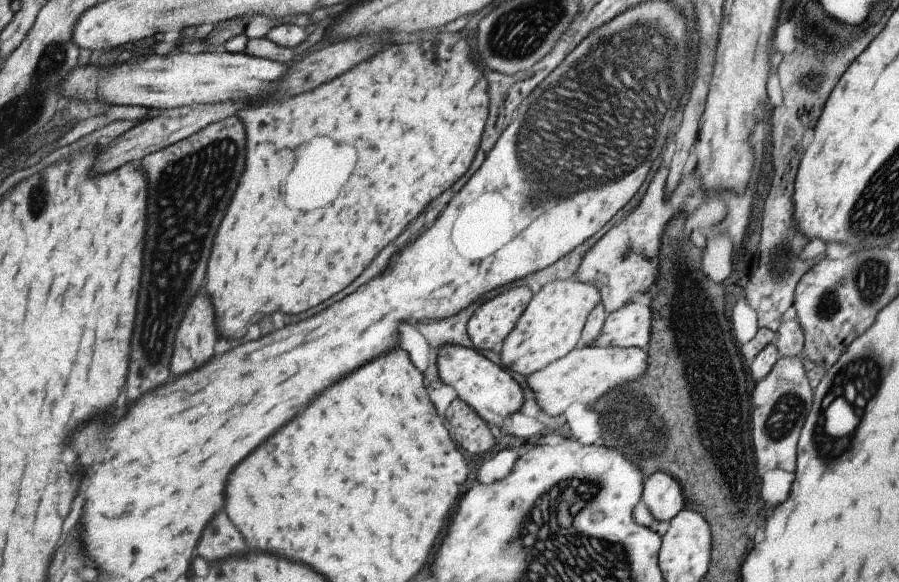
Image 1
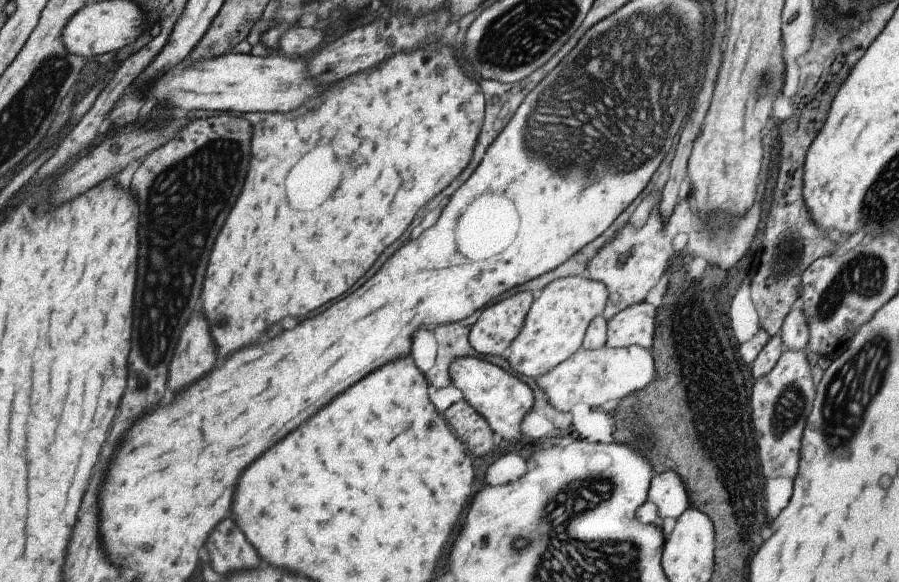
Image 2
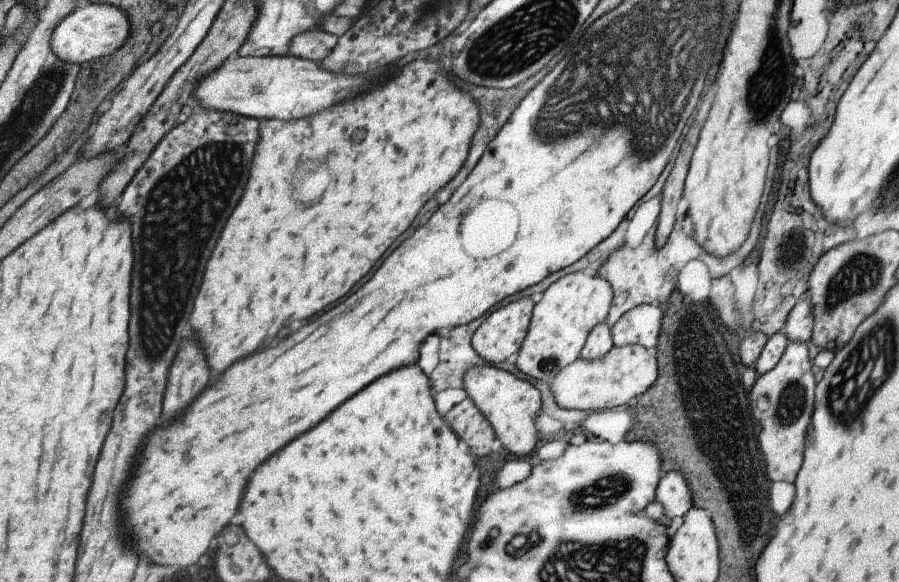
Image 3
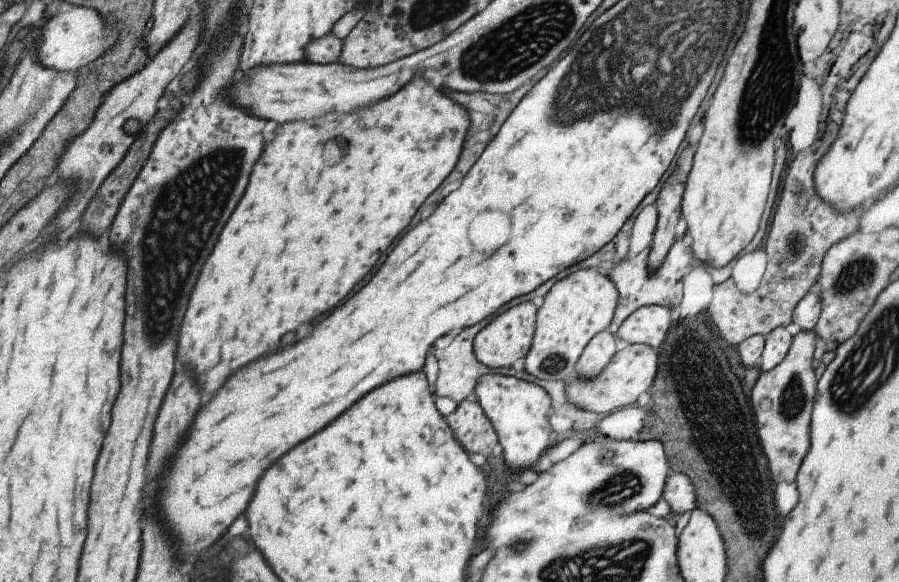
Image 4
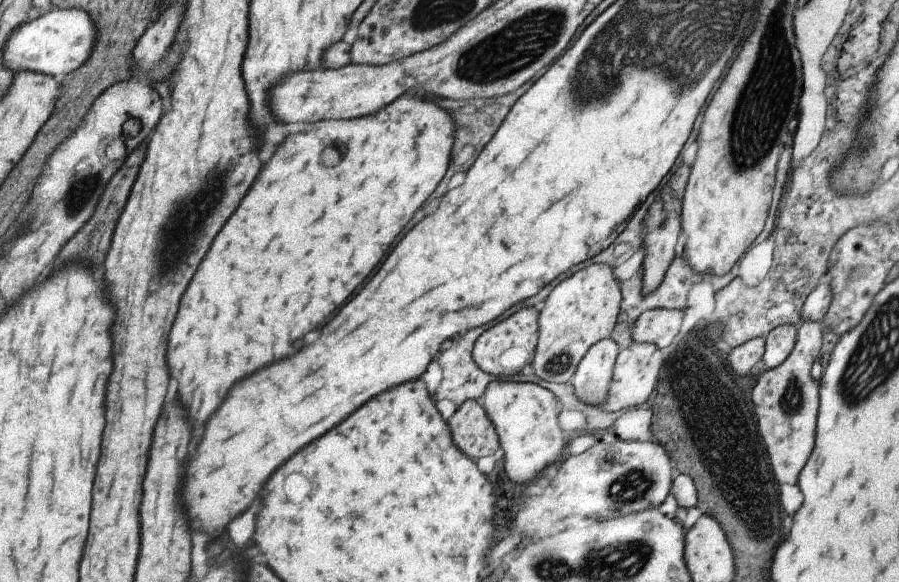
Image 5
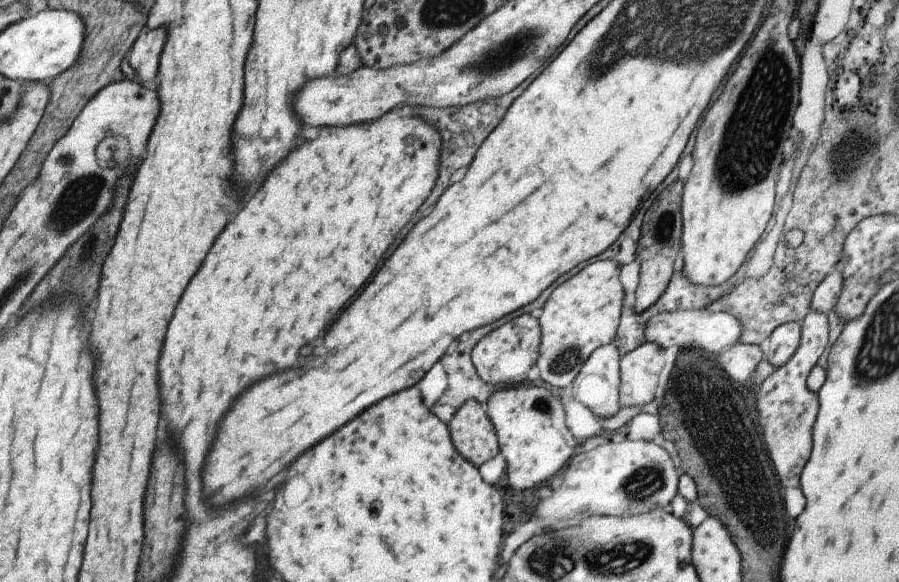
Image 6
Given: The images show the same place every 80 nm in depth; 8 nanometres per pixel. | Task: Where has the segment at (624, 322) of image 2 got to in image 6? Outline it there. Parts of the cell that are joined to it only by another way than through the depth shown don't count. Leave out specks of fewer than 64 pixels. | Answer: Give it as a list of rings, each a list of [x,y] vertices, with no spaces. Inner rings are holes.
[[[684,310],[684,311],[665,311],[657,314],[648,314],[645,319],[643,337],[647,343],[658,344],[662,349],[667,348],[668,346],[673,346],[677,344],[679,349],[686,349],[691,347],[692,349],[697,347],[704,350],[704,354],[707,354],[709,357],[715,358],[718,355],[719,348],[723,346],[733,346],[740,339],[740,324],[738,320],[735,320],[731,315],[719,311],[716,313],[709,313],[709,311],[703,310]]]

